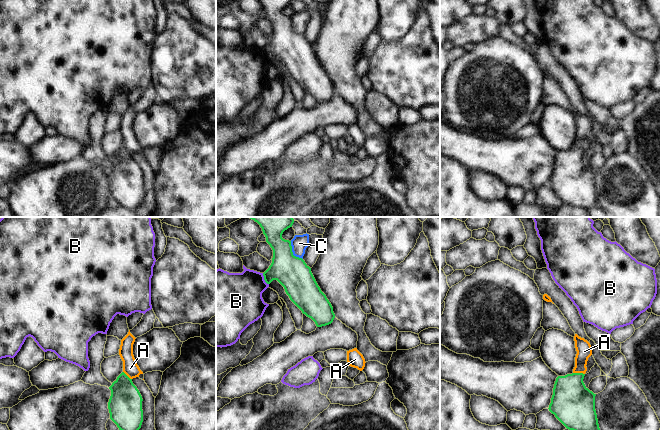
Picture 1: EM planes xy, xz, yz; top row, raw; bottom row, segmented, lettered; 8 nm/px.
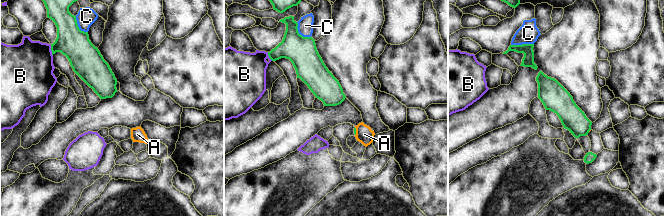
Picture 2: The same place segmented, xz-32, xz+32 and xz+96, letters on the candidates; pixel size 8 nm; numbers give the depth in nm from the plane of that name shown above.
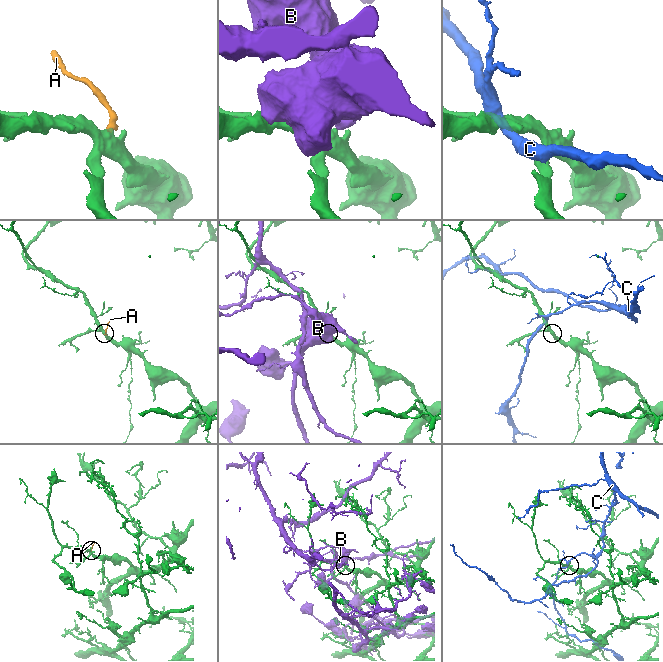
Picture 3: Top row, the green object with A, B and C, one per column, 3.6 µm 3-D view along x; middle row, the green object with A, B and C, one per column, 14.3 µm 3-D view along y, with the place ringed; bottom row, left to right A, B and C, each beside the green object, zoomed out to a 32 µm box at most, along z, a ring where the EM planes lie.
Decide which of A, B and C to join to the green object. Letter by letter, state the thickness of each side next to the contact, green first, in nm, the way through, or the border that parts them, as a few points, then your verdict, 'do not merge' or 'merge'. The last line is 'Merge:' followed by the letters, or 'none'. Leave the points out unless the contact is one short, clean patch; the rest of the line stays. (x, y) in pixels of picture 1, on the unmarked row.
A: calibres 340 and 120 nm; border yz (573, 148), (582, 148), (584, 150); do not merge
B: calibres 260 and 380 nm; do not merge
C: calibres 260 and 140 nm; border xz (290, 17), (292, 29), (302, 35); do not merge
Merge: none

